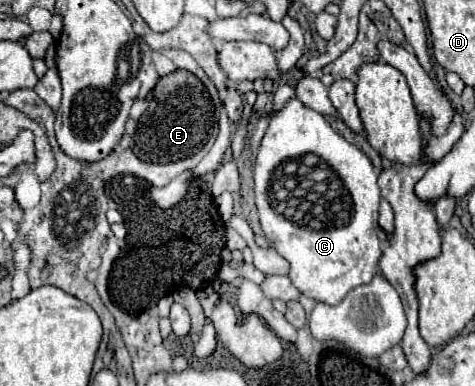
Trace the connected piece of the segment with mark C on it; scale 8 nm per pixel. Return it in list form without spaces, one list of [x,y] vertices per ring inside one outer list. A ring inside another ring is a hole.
[[[292,97],[280,111],[272,115],[254,165],[256,207],[266,239],[290,263],[288,277],[302,295],[328,305],[338,305],[350,289],[372,281],[382,253],[382,245],[376,235],[380,203],[376,179],[378,177],[370,159],[356,145],[338,135],[324,115],[306,107],[300,99]],[[306,153],[316,153],[322,157],[338,173],[344,189],[314,191],[318,195],[314,197],[316,201],[290,199],[286,209],[274,209],[268,197],[274,169]]]

